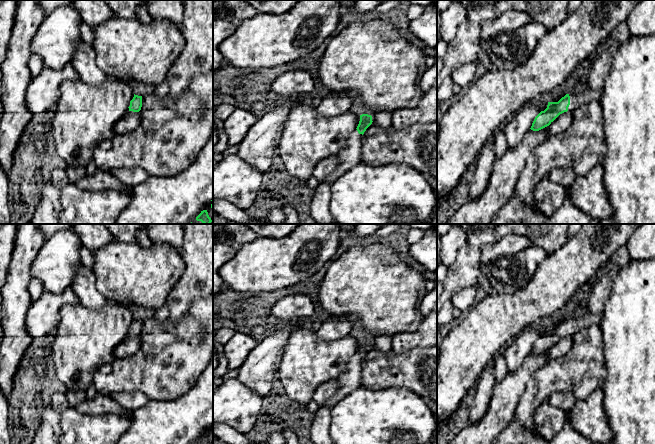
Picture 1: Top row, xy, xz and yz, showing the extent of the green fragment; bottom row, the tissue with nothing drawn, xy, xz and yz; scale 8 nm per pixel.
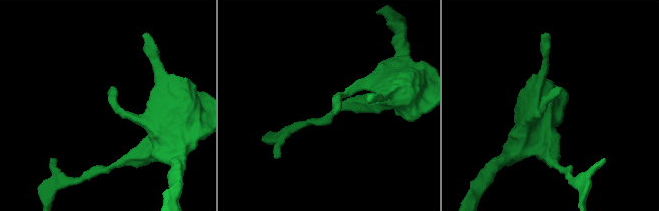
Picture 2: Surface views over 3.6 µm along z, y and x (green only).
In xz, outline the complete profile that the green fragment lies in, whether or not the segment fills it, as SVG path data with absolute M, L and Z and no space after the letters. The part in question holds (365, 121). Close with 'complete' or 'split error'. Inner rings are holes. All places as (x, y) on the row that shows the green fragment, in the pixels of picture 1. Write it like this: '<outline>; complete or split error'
M360 115L360 121L356 130L349 135L345 148L336 155L338 158L337 168L324 180L320 181L320 184L324 182L332 185L341 175L362 162L361 138L372 122L371 115Z; split error

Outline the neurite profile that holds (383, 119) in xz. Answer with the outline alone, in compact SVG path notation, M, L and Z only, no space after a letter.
M378 111L372 116L372 121L382 127L382 128L390 128L392 120L392 113L388 111Z

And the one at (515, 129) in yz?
M529 103L520 109L502 128L507 140L508 149L516 148L530 130L535 117L540 113L538 106Z

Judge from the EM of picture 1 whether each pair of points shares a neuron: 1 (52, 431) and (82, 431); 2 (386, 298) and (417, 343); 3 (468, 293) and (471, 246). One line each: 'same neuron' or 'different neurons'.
1: different neurons
2: different neurons
3: different neurons

